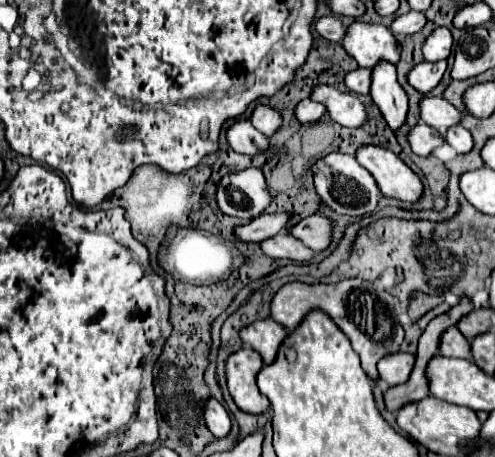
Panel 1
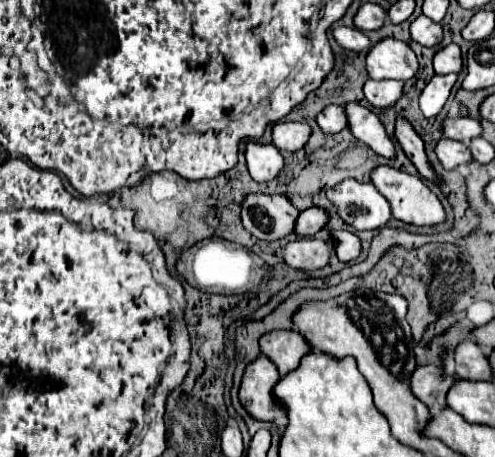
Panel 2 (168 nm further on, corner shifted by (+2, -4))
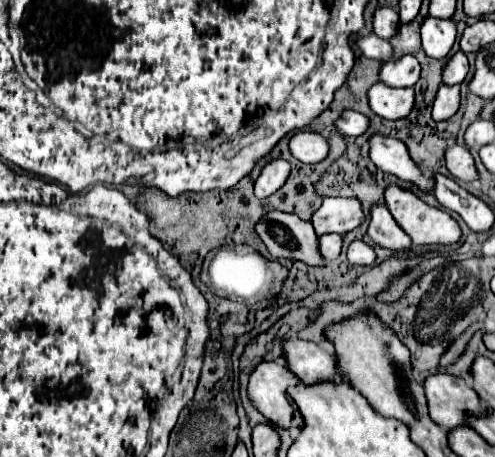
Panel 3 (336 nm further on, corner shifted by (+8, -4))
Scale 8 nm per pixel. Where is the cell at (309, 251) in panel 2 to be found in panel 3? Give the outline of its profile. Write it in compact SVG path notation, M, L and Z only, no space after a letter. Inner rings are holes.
M330 233L330 235L322 235L320 241L320 255L324 257L324 261L332 261L340 255L340 249L342 249L342 235L336 235L336 233Z

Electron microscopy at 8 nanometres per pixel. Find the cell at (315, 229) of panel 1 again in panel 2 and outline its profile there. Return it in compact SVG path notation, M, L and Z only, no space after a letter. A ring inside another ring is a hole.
M334 231L334 239L336 239L334 251L336 251L340 261L350 263L350 261L356 261L360 257L362 243L360 243L358 235L354 235L350 231Z

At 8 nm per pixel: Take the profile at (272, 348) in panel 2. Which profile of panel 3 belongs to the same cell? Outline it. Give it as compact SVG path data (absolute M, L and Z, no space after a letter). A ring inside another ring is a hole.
M284 339L282 351L284 351L286 367L292 373L296 373L296 377L306 385L328 379L344 379L342 373L336 369L336 357L320 349L312 341Z

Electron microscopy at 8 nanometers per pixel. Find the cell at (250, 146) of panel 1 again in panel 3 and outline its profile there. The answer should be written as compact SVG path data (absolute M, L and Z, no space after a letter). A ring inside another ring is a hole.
M270 159L262 167L258 179L254 181L256 197L258 199L266 199L274 191L278 191L286 183L288 175L290 175L290 163L288 161L284 161L284 159Z

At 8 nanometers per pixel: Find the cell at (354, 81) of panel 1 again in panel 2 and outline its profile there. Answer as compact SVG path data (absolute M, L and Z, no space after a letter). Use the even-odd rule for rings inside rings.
M368 79L364 85L364 95L376 109L394 107L396 101L402 97L404 81L374 81Z

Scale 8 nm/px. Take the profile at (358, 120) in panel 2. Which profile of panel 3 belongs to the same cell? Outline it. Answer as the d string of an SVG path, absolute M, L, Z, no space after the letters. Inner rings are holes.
M380 133L370 137L370 159L382 171L396 175L402 181L416 183L424 191L432 191L432 179L420 171L420 167L410 159L408 149L402 141L384 137Z

